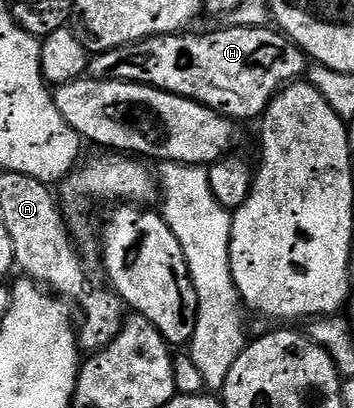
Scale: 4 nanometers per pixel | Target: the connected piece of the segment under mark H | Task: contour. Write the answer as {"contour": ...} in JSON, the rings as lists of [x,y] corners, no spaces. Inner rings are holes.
{"contour":[[[234,25],[207,37],[190,33],[194,31],[149,37],[93,54],[88,73],[95,81],[134,81],[137,85],[163,89],[165,93],[198,101],[235,123],[243,123],[253,117],[261,118],[272,98],[308,69],[308,58],[301,47],[277,28],[269,28]]]}

